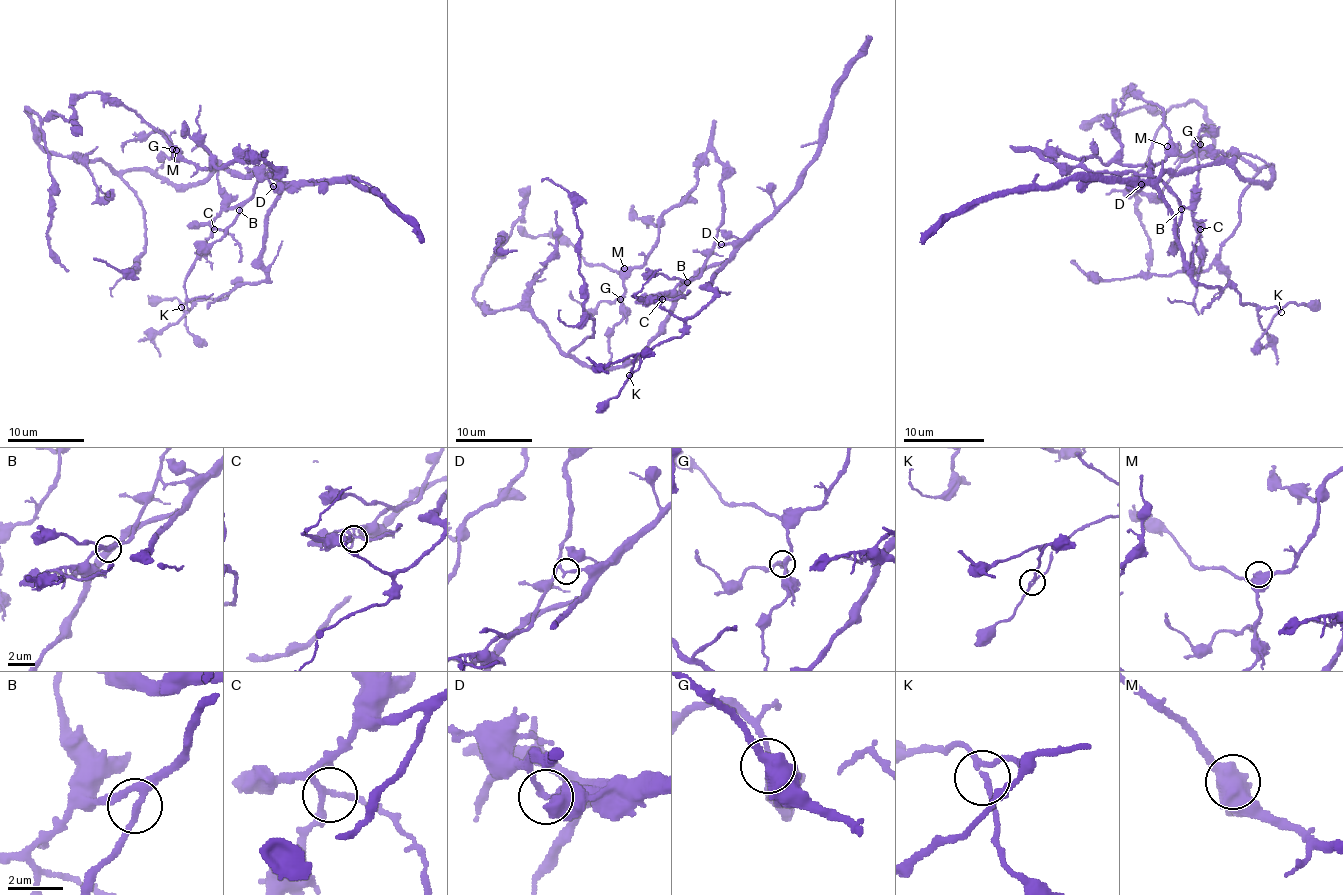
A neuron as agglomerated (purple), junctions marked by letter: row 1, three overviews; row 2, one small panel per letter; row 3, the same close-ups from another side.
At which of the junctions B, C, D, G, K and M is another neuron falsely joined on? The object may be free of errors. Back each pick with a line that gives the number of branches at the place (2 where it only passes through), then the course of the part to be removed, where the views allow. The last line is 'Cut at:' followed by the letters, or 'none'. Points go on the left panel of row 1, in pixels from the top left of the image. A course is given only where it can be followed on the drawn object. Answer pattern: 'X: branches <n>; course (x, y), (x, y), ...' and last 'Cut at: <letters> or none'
D: branches 2; course (273, 187), (275, 170), (262, 160), (197, 168), (134, 110), (99, 93), (78, 95), (69, 105)
Cut at: D

